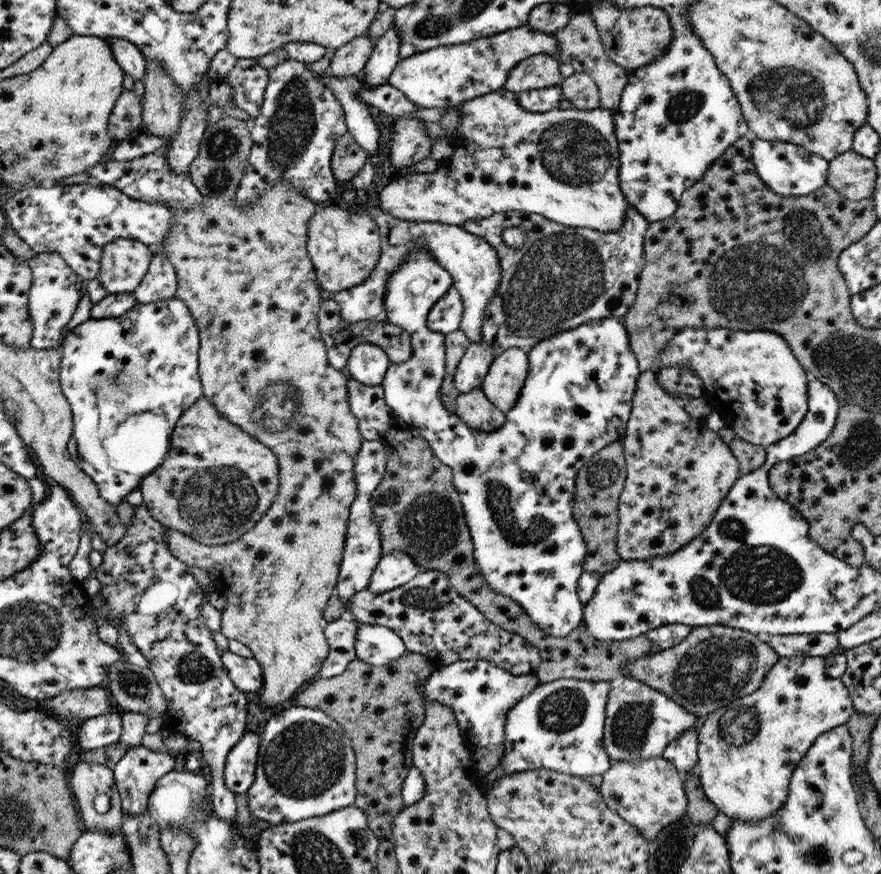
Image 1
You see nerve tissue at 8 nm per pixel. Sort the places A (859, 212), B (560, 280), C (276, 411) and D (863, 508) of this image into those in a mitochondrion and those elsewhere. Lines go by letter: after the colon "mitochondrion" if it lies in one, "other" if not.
A: other
B: mitochondrion
C: mitochondrion
D: other

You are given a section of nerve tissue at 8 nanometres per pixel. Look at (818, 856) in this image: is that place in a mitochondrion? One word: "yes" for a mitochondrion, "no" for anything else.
yes

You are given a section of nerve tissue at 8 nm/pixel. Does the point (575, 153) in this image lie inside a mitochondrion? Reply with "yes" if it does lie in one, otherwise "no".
yes

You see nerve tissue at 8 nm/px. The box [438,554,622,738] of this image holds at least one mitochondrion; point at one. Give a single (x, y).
(566, 708)

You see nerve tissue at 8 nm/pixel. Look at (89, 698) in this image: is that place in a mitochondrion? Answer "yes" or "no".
no

